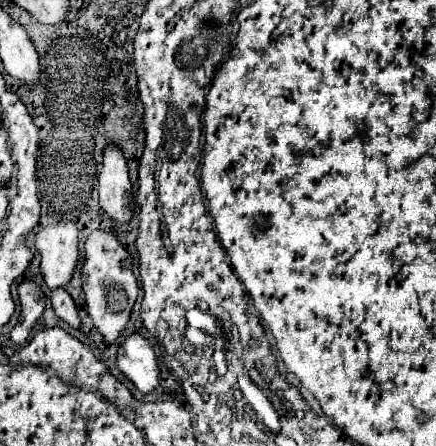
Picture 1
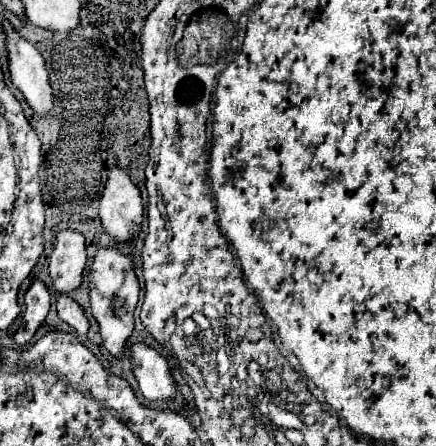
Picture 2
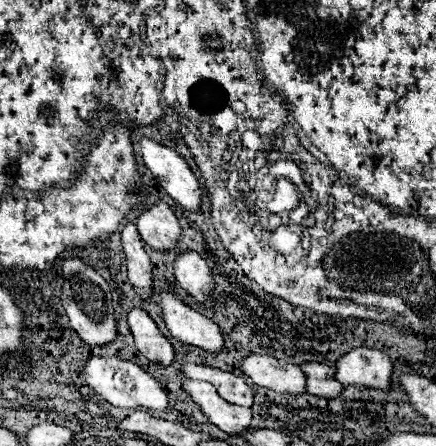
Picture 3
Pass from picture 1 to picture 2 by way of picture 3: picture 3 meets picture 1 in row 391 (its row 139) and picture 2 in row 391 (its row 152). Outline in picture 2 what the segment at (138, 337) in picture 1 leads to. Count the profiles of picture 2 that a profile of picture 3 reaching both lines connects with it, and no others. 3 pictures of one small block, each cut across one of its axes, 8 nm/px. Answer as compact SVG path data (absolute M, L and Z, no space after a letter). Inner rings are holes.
M146 344L132 348L132 370L140 384L140 392L150 402L166 402L176 396L176 380L164 356Z

